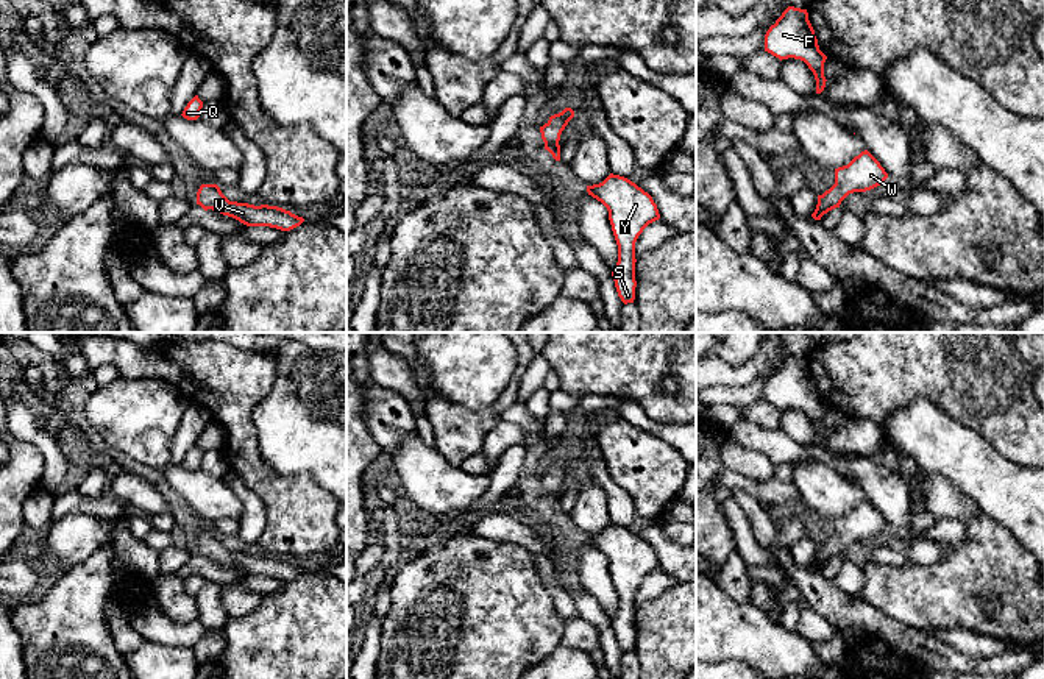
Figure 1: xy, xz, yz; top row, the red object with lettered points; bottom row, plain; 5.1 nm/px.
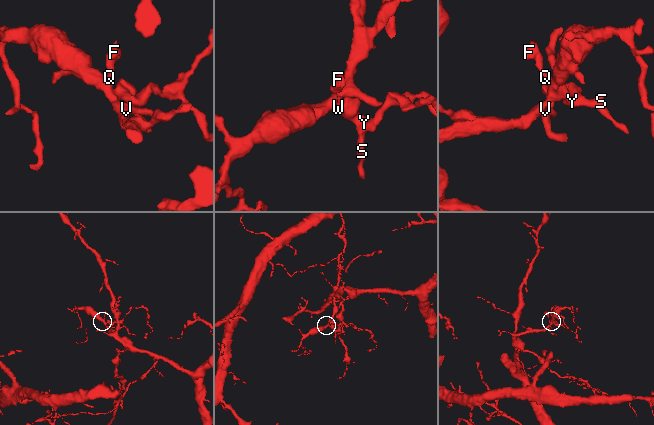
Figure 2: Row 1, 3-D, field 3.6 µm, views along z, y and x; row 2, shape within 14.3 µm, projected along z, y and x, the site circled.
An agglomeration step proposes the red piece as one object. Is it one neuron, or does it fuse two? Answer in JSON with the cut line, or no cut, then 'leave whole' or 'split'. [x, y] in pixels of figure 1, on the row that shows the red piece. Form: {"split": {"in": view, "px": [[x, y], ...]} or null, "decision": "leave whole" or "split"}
{"split": null, "decision": "leave whole"}

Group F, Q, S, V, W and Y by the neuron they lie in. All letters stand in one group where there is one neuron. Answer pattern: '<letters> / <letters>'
F Q S V W Y

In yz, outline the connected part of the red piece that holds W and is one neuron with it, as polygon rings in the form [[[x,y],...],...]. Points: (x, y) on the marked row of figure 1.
[[[861,151],[847,165],[835,169],[835,184],[818,195],[818,204],[811,217],[821,220],[829,211],[840,208],[841,201],[854,192],[866,192],[880,186],[888,173],[868,151]]]

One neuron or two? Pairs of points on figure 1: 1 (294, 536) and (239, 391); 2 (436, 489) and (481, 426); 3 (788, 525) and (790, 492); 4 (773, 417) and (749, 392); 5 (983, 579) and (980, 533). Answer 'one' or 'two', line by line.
1: one
2: two
3: two
4: two
5: one

